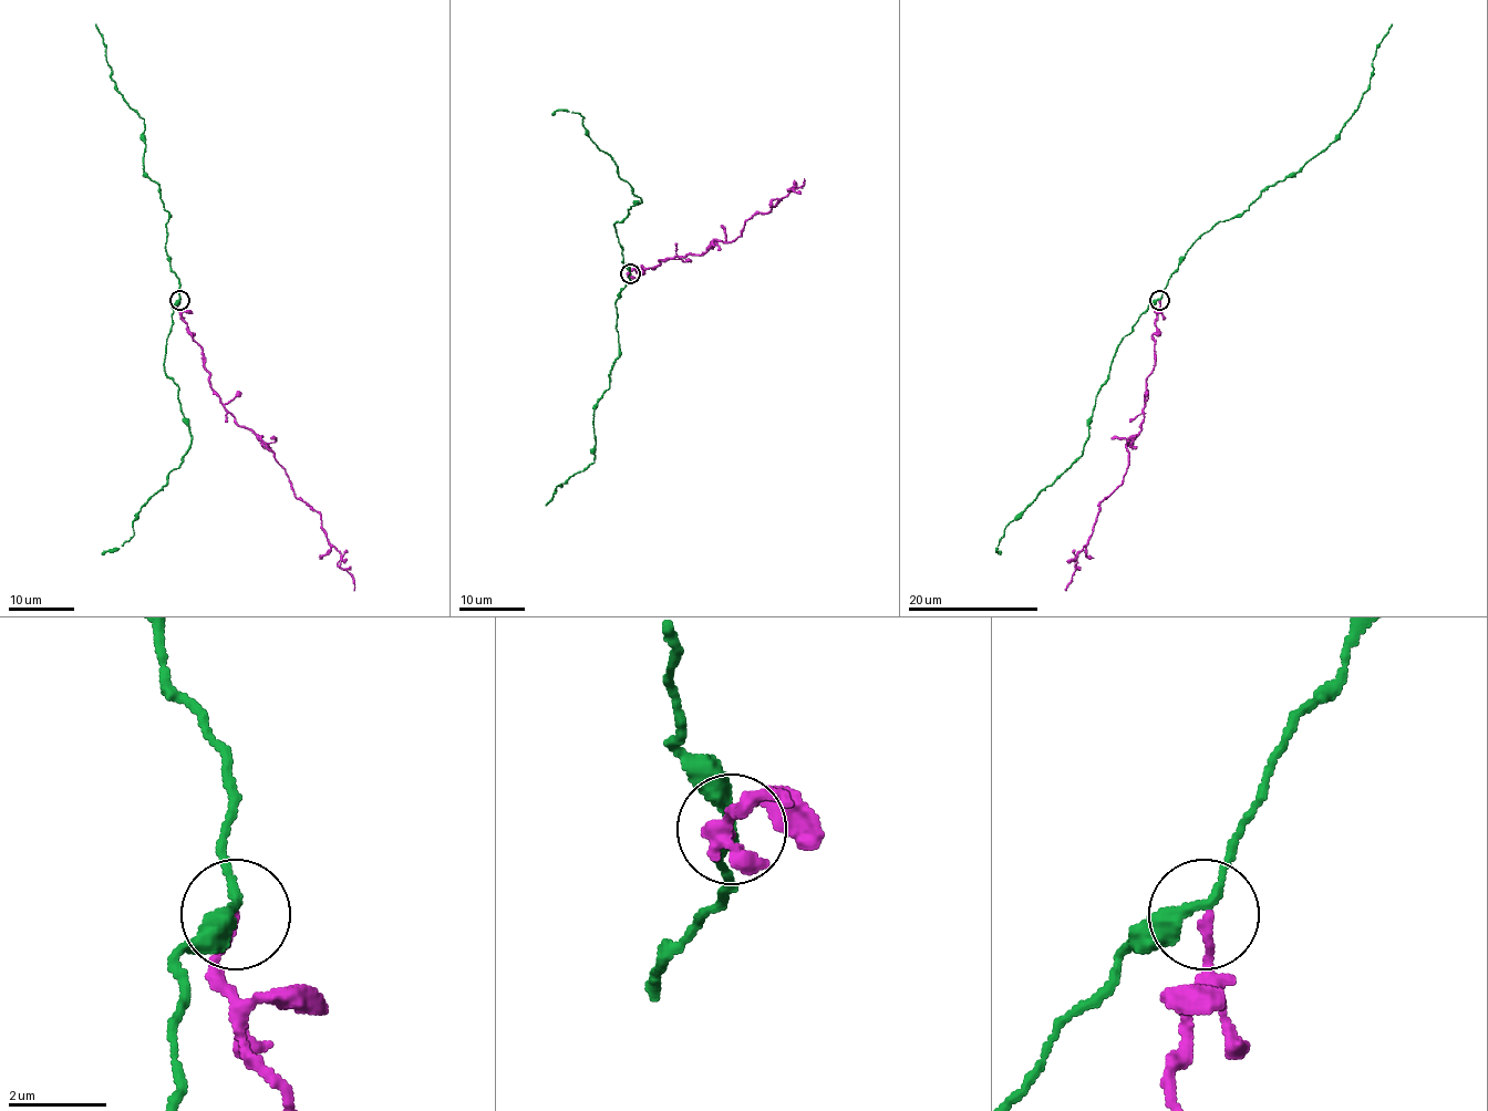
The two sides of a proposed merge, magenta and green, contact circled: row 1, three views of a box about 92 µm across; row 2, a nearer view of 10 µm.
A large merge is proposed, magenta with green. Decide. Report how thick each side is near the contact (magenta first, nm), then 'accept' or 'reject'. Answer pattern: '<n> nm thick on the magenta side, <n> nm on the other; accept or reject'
160 nm thick on the magenta side, 240 nm on the other; reject

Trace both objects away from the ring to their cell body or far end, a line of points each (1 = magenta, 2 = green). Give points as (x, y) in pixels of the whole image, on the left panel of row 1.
1: (179, 301), (210, 388), (282, 468), (293, 495), (320, 515), (354, 591)
2: (179, 299), (179, 281), (165, 248), (168, 213), (159, 186), (144, 172), (144, 120), (116, 89), (94, 23)

